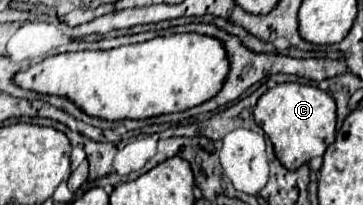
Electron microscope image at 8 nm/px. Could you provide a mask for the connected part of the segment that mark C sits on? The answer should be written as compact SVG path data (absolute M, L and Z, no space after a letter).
M281 83L267 93L263 93L255 105L255 123L271 139L273 149L281 165L289 171L309 163L313 157L321 157L325 149L335 141L335 99L311 85L301 83Z

